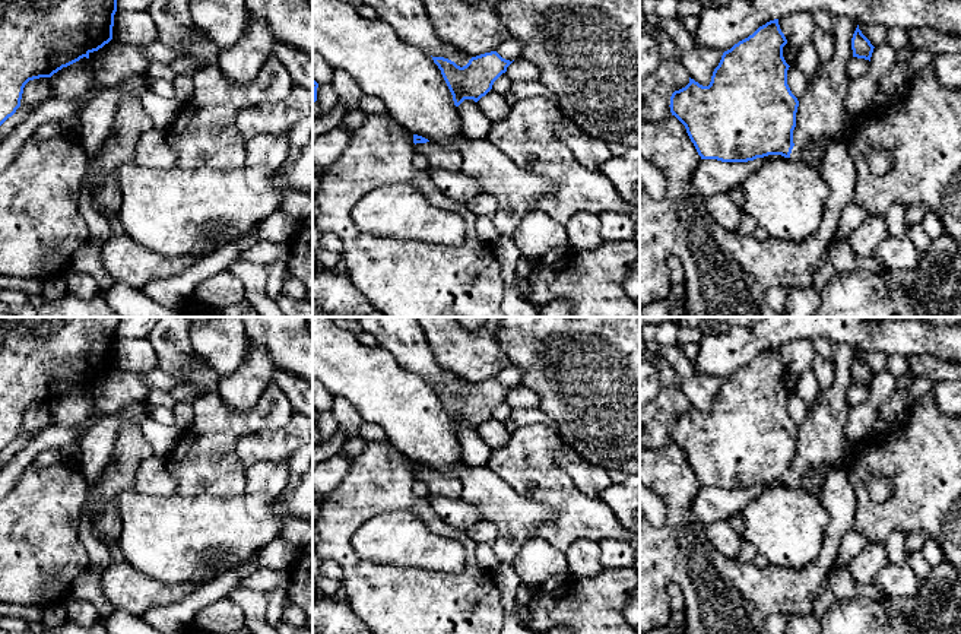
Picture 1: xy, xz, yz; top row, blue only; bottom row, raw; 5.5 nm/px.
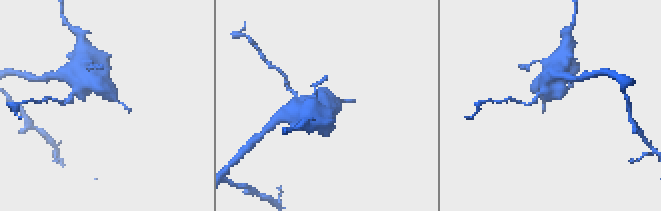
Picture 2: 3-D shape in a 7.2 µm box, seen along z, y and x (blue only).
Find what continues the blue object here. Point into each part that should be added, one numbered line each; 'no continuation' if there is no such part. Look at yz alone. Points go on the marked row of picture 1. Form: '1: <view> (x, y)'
1: yz (796, 154)

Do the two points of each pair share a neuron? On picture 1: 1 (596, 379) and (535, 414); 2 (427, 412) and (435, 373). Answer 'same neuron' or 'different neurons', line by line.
1: different neurons
2: different neurons

